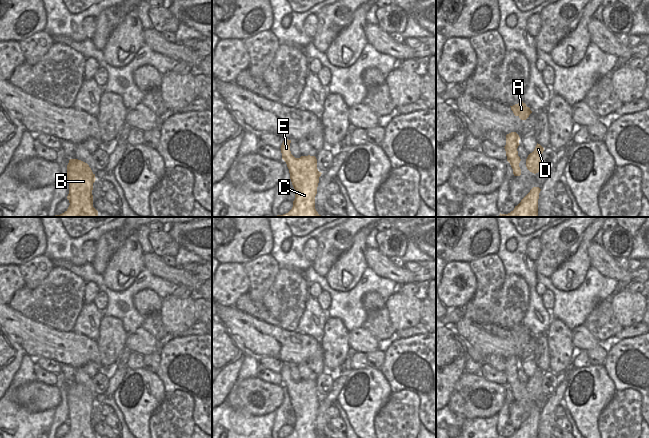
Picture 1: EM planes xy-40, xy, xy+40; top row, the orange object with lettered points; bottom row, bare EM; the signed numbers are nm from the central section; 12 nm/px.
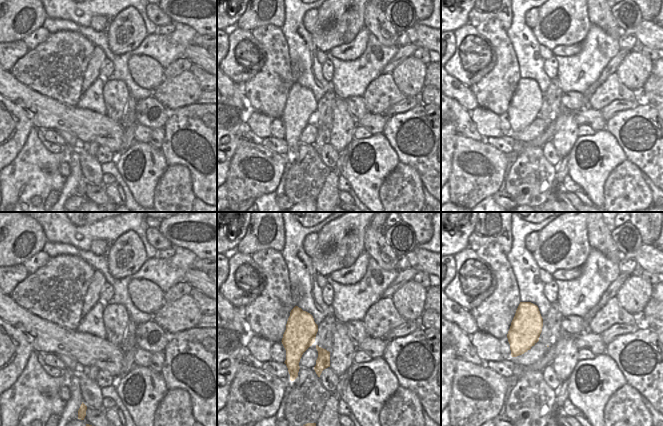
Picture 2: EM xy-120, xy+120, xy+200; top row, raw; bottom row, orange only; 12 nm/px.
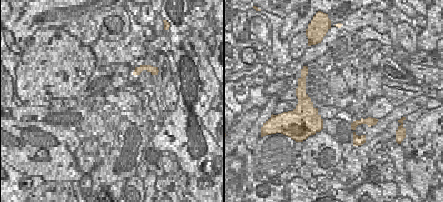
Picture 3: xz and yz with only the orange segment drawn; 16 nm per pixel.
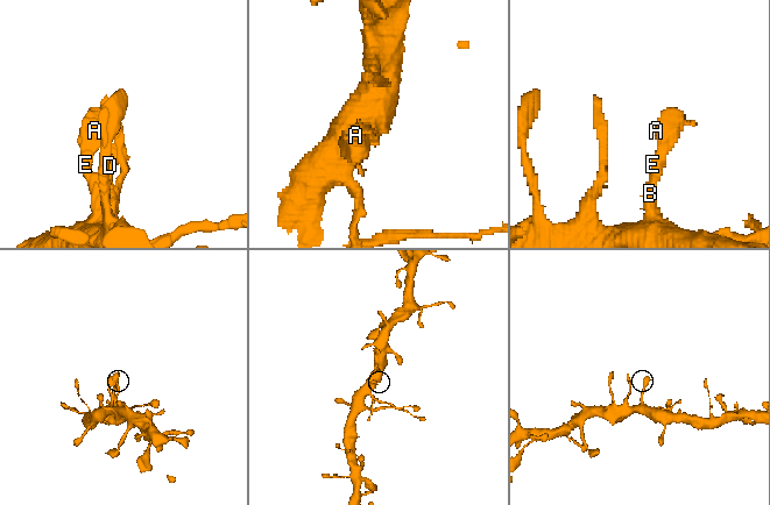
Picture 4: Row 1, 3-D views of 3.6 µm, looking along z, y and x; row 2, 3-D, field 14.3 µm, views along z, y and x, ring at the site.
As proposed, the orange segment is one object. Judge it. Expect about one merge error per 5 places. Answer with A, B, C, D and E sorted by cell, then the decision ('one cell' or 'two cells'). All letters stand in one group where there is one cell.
A B C D E | one cell

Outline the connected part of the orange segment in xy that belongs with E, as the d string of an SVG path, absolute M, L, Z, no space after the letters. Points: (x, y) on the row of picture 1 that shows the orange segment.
M284 139L280 149L295 189L295 199L288 213L275 217L321 217L315 209L315 196L322 174L317 169L317 159L310 155L295 158L291 154L290 143L291 140Z

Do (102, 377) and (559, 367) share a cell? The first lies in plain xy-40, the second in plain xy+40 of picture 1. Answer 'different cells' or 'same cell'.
different cells

